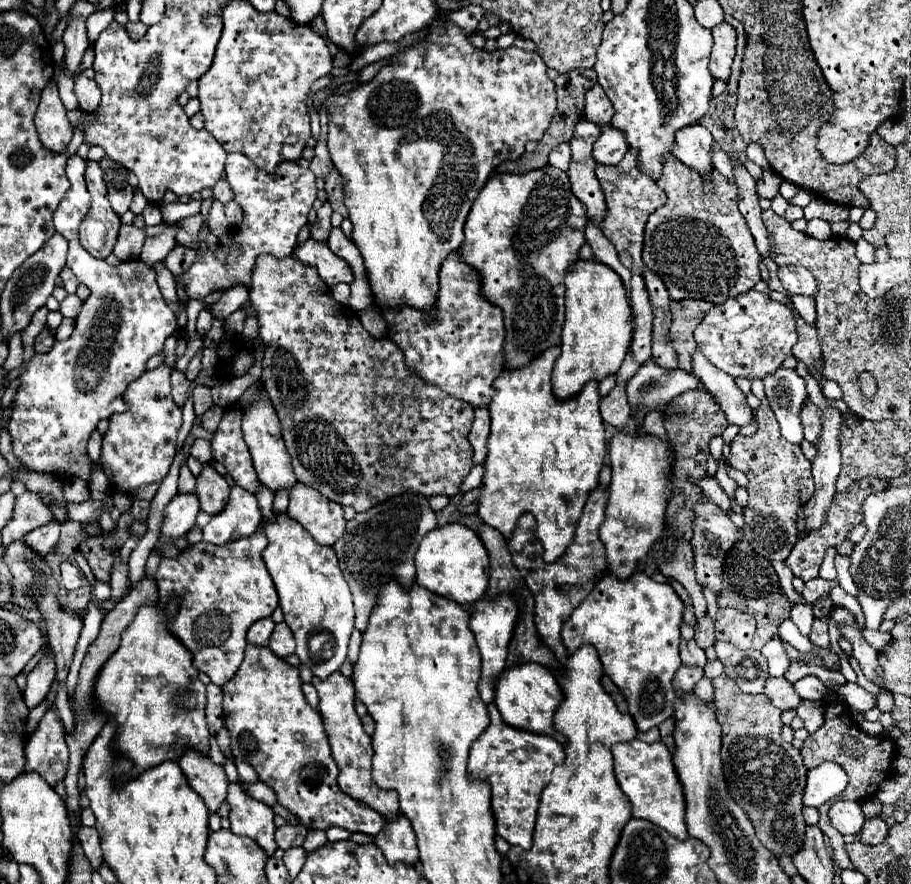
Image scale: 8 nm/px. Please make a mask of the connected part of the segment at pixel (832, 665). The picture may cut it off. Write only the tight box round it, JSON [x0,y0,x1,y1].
[780,639,840,669]

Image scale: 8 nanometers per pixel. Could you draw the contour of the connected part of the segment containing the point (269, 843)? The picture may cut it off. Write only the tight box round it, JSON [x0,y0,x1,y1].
[226,781,276,855]

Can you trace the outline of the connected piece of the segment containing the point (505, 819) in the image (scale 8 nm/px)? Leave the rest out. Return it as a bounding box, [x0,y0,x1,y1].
[468,703,564,849]

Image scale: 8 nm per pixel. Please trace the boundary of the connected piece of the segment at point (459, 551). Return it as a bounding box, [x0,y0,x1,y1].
[416,523,488,605]

